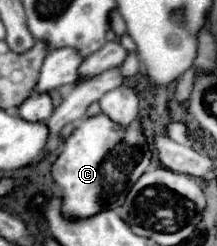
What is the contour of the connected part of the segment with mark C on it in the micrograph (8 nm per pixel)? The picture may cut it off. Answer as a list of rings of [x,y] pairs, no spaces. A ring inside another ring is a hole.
[[[106,115],[84,119],[64,141],[64,151],[52,165],[52,177],[62,195],[62,213],[82,219],[110,207],[148,169],[150,159],[152,155],[146,155],[146,137],[136,123],[122,129]]]

